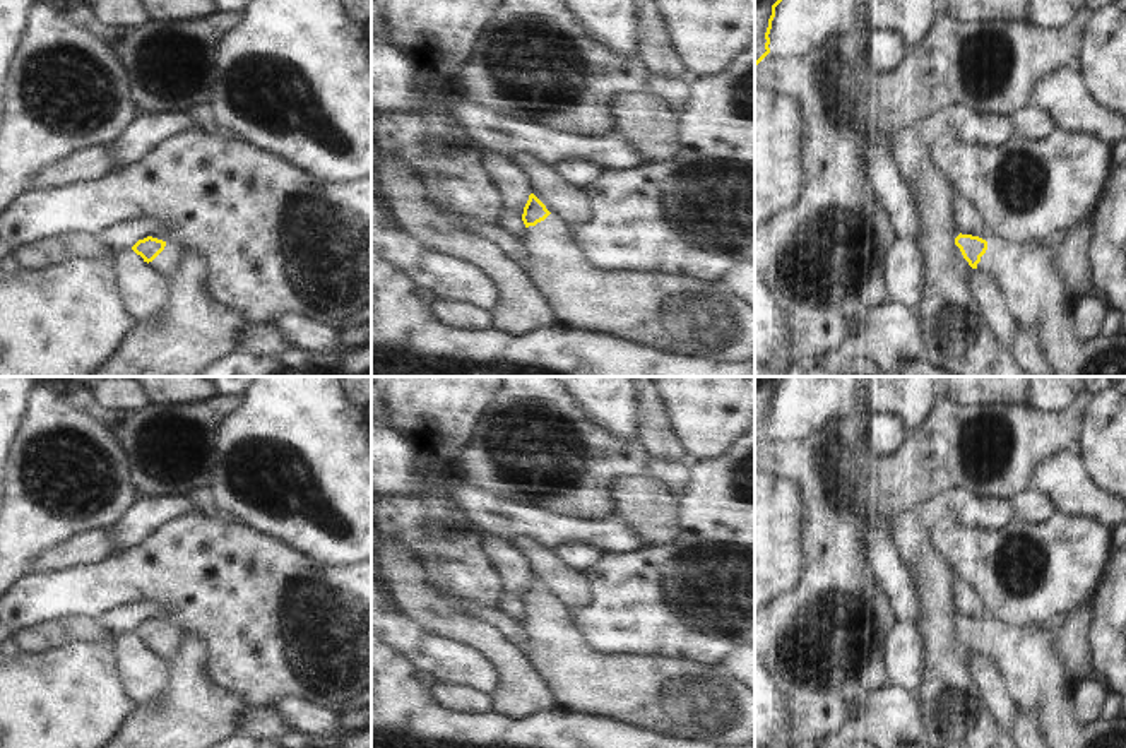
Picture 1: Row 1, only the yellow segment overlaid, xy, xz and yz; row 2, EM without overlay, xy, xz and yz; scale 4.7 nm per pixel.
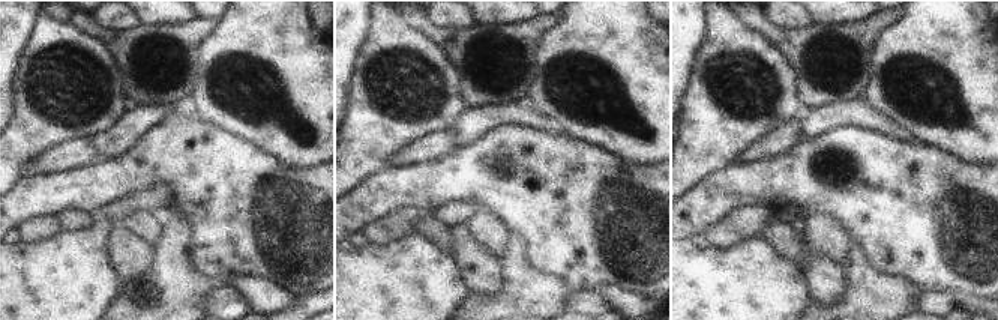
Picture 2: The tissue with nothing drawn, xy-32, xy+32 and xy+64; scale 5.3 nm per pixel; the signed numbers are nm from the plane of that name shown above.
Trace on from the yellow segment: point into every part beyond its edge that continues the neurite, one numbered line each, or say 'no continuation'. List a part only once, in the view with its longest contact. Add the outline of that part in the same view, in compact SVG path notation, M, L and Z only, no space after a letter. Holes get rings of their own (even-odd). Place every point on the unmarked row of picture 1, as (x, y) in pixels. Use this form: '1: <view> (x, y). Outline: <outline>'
1: yz (1036, 676). Outline: M987 623L977 654L991 659L1010 697L1035 712L1049 748L1126 748L1126 719L1080 724L1075 717L1076 681L1056 647L1056 632Z

